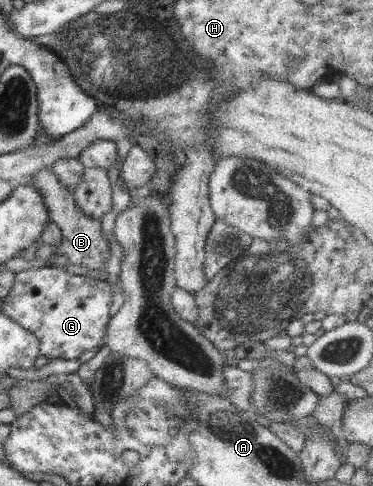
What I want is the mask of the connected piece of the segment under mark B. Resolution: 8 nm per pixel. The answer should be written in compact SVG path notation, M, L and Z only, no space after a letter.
M45 166L41 170L37 170L33 176L30 177L28 183L33 190L36 190L42 196L42 203L48 212L48 219L50 222L54 223L59 230L61 230L61 242L57 247L55 247L55 253L61 254L69 261L69 265L80 265L90 270L103 270L103 262L109 258L107 239L102 234L100 229L100 221L97 219L92 219L91 217L86 217L81 209L76 205L74 201L74 196L70 191L68 191L57 176L51 172L51 166Z

